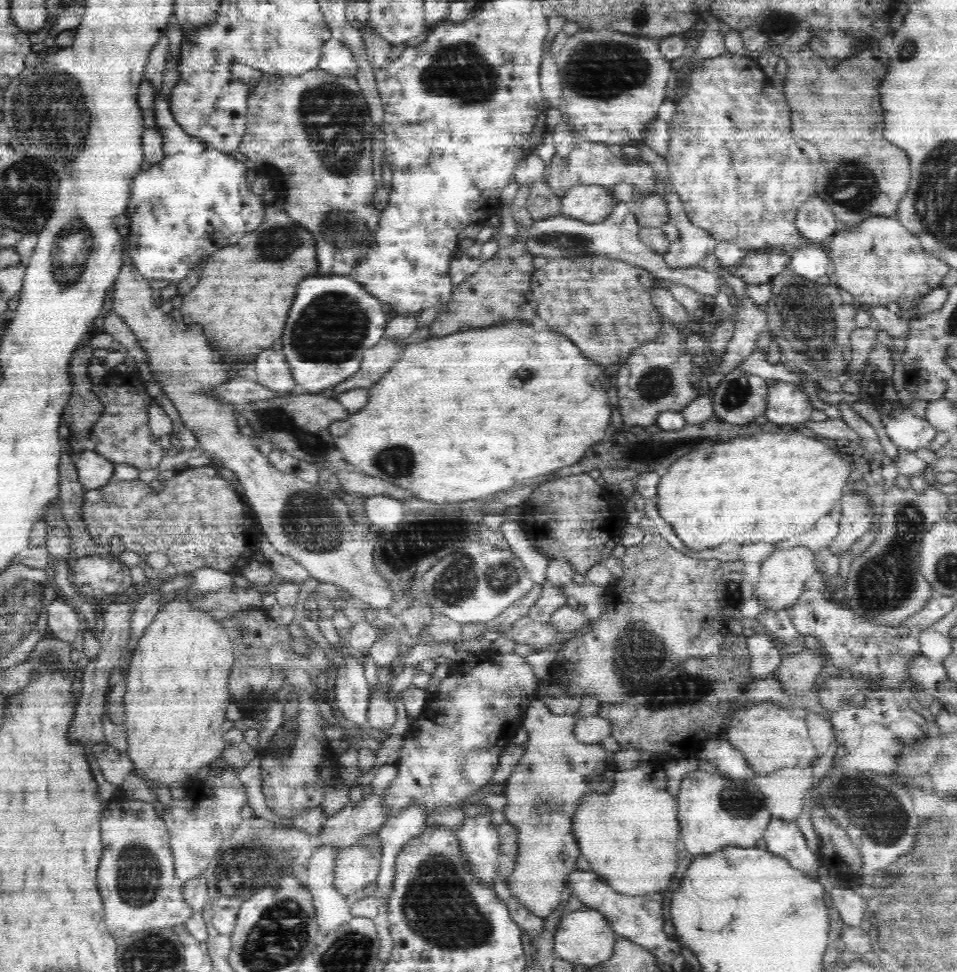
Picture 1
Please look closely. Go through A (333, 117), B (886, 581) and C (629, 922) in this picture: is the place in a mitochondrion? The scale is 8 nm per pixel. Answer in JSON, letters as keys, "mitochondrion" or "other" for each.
{"A":"mitochondrion","B":"mitochondrion","C":"other"}

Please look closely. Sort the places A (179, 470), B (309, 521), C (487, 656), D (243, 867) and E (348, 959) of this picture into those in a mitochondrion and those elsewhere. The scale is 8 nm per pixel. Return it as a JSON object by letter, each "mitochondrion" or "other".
{"A":"other","B":"mitochondrion","C":"other","D":"mitochondrion","E":"mitochondrion"}

